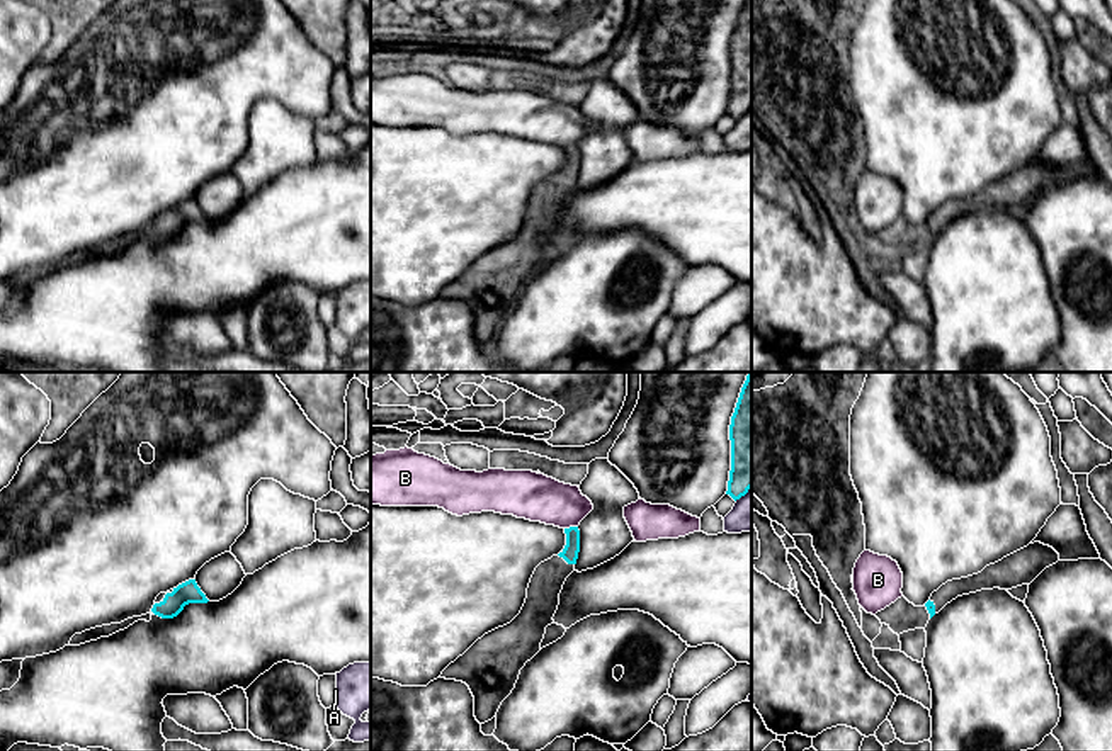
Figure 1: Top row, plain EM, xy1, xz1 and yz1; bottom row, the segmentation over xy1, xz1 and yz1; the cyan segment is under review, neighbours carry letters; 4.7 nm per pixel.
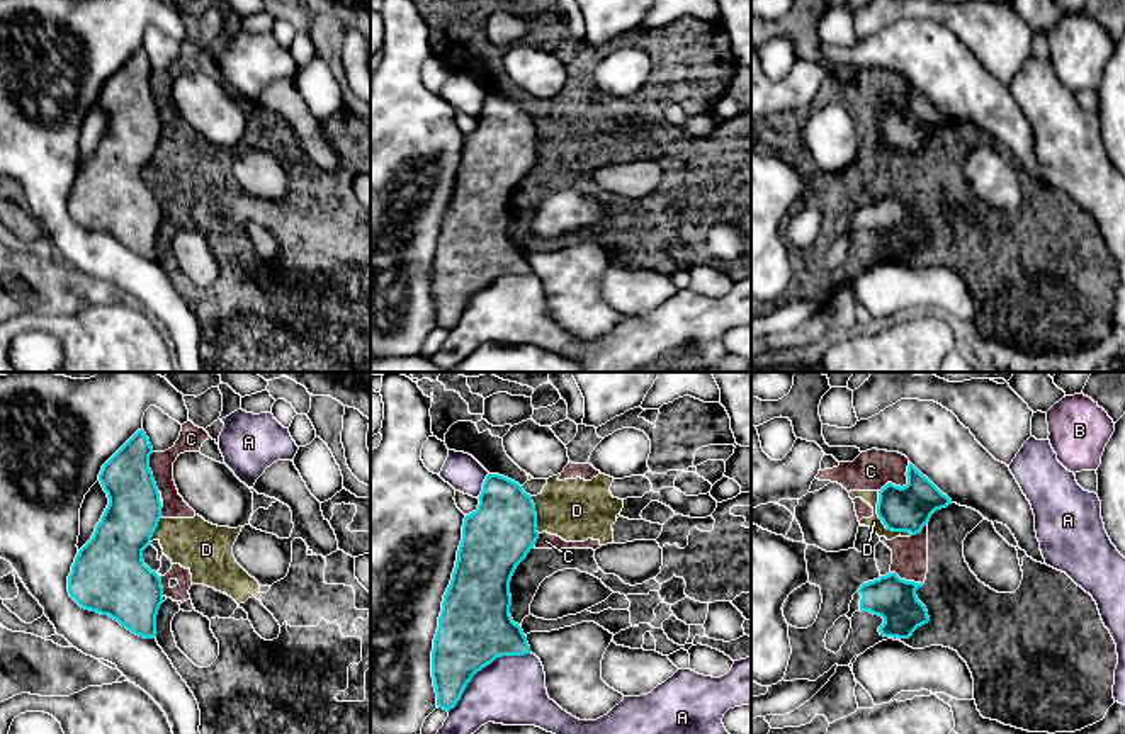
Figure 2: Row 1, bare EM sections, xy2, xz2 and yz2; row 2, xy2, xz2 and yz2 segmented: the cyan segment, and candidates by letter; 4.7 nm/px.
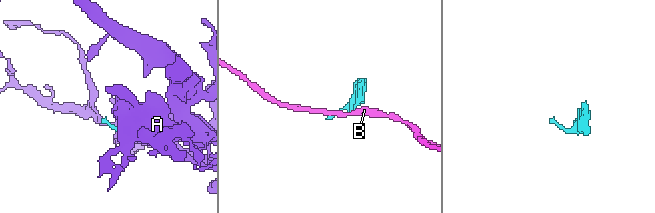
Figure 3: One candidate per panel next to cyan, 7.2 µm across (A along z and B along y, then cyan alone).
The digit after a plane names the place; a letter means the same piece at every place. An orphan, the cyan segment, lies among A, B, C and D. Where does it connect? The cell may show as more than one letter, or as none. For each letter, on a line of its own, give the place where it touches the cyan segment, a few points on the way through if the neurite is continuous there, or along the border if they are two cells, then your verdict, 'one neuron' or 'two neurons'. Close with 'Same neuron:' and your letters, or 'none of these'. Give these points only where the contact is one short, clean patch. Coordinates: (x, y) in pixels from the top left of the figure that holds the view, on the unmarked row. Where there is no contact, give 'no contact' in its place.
A: meets cyan in xz2 at (483, 286); two neurons
B: meets cyan in xz1 at (570, 146); border along xz1 (577, 145), (565, 148); two neurons
C: meets cyan in yz2 at (903, 106); two neurons
D: meets cyan in yz2 at (882, 141); border along yz2 (877, 111), (881, 141), (887, 148), (911, 153); two neurons
Same neuron: none of these

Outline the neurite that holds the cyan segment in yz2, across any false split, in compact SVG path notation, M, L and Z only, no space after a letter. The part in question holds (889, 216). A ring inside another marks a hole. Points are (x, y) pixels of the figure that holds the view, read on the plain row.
M896 192L863 202L853 214L846 236L851 240L855 231L870 231L884 238L880 255L909 258L918 246L930 241L926 226L916 216L921 206Z

